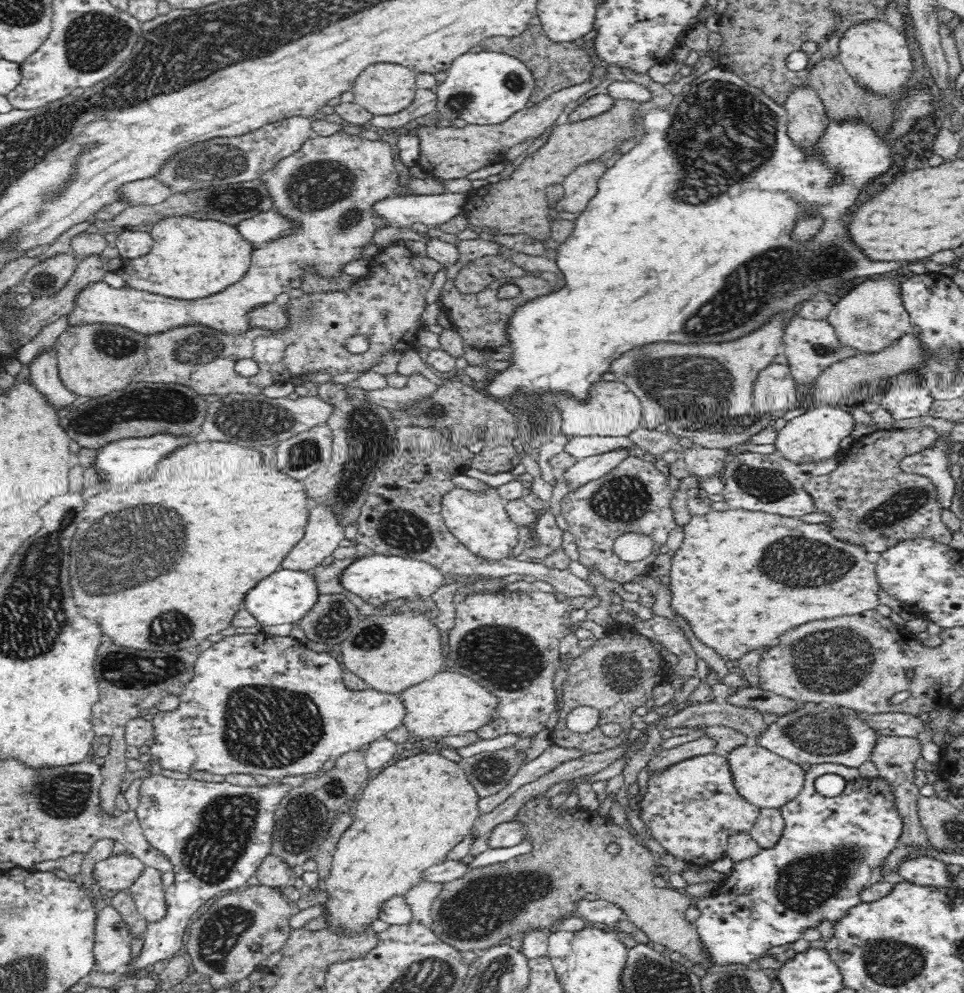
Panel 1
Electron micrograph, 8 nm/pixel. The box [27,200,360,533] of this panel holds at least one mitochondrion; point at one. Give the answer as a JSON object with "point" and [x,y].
{"point":[150,404]}

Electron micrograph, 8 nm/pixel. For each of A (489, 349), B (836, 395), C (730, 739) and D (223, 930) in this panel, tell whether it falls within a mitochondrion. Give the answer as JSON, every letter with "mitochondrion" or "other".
{"A":"other","B":"other","C":"other","D":"mitochondrion"}

